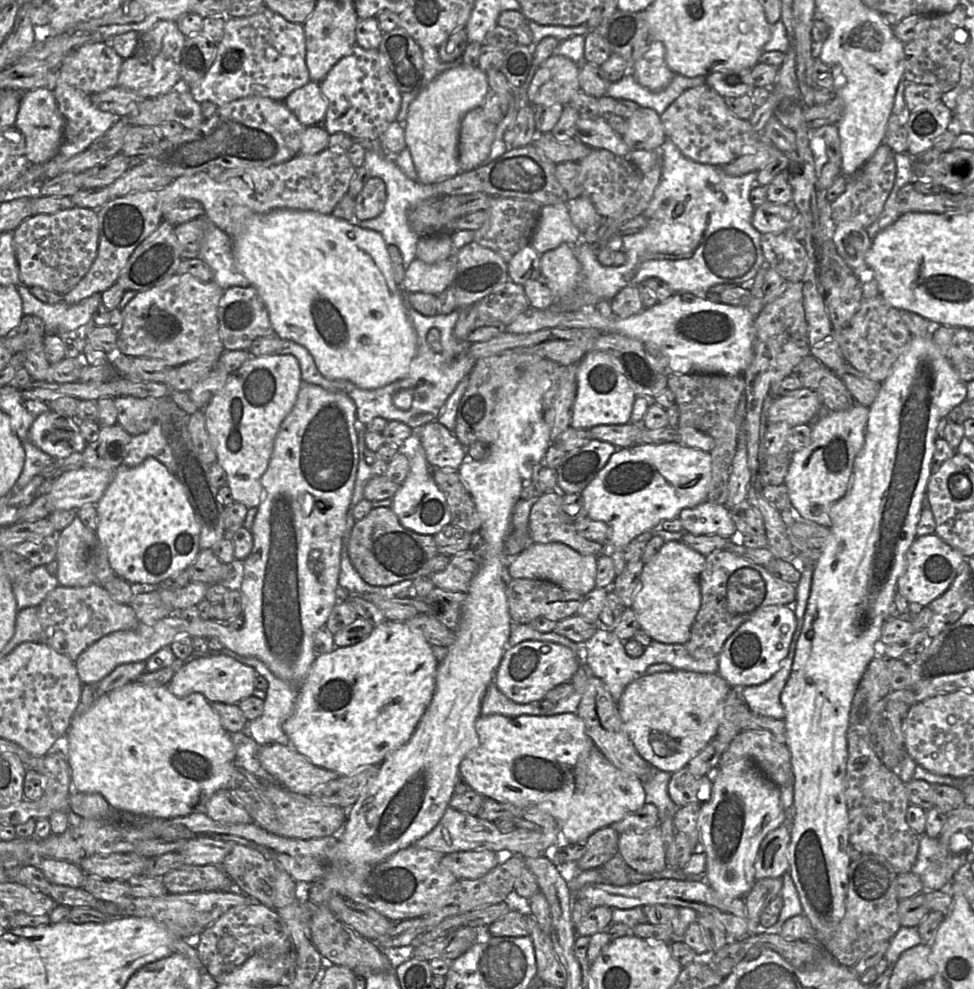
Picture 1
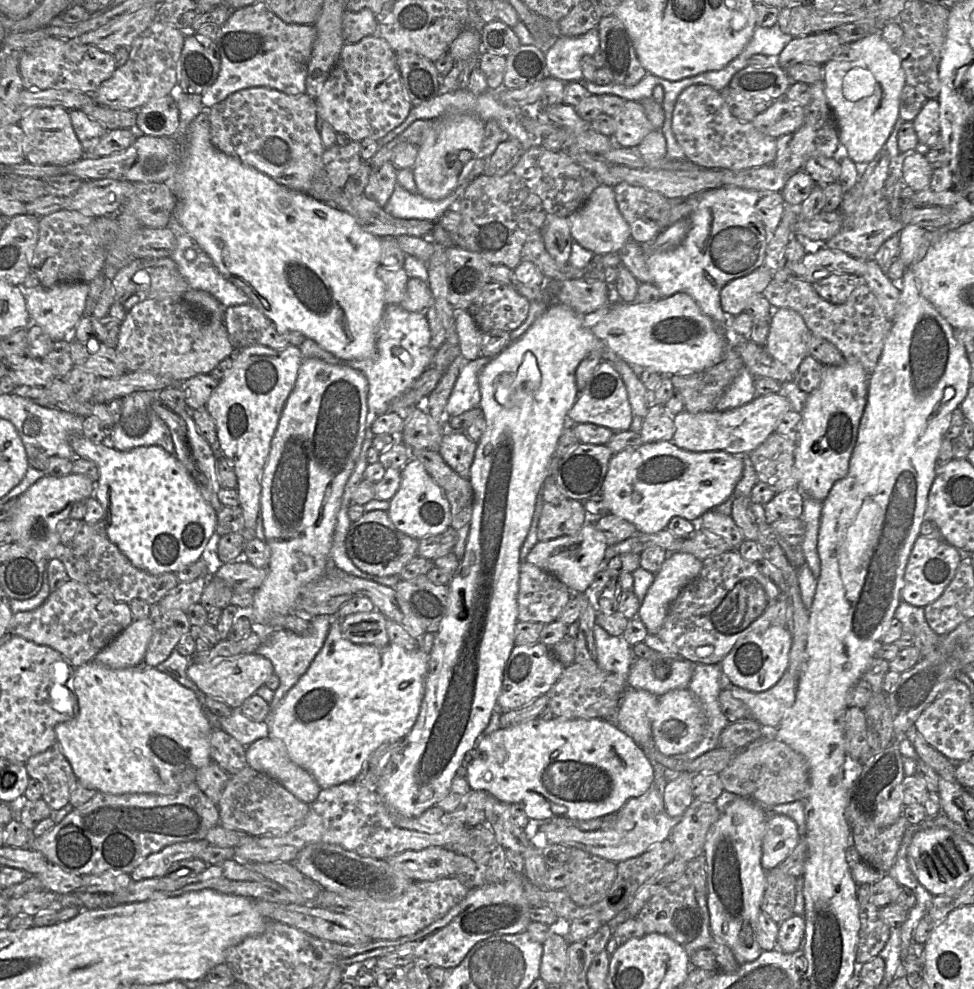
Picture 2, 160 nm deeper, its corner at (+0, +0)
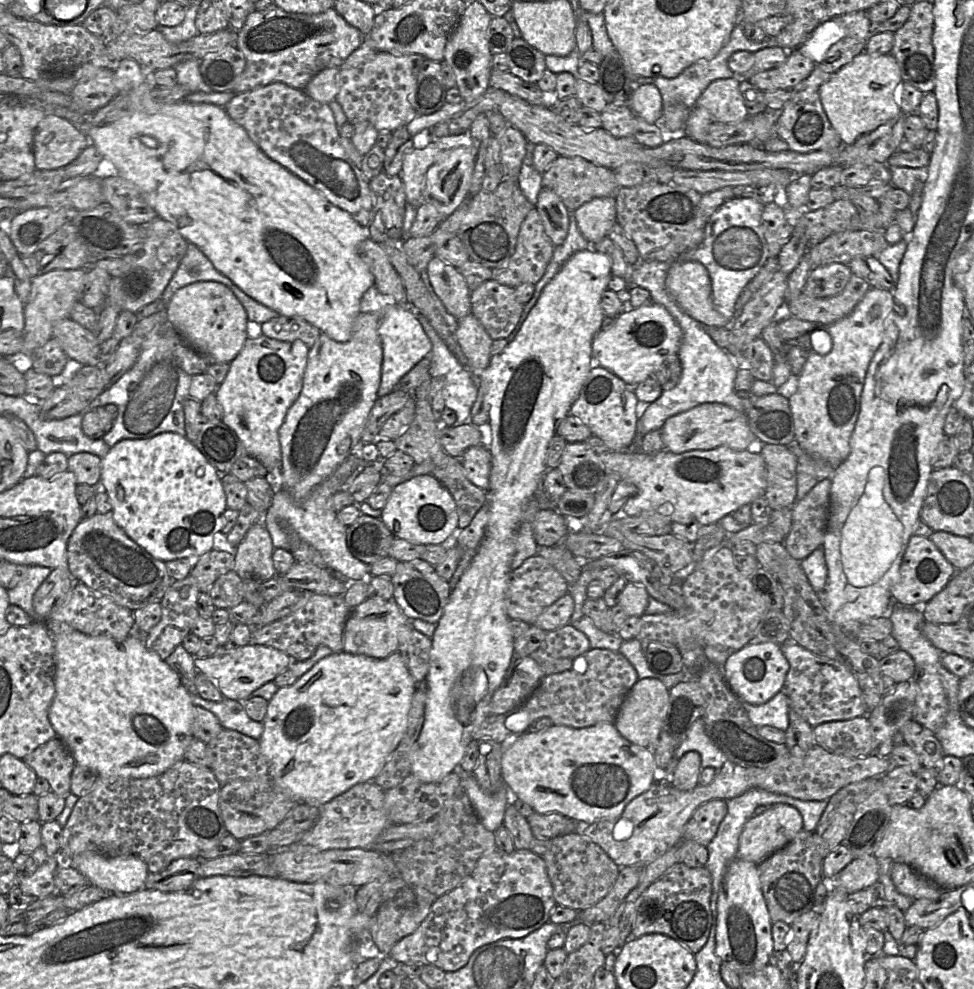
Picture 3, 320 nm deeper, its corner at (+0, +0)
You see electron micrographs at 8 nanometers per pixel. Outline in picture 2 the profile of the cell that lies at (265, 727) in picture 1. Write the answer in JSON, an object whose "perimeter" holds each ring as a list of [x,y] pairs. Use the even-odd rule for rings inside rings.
{"perimeter":[[[318,615],[310,622],[310,632],[305,636],[297,635],[291,631],[276,630],[264,638],[263,643],[255,651],[269,659],[273,665],[274,673],[279,677],[280,684],[274,692],[272,701],[269,704],[272,713],[285,698],[289,690],[298,682],[310,667],[312,661],[321,650],[327,638],[330,628],[330,618],[334,615]]]}

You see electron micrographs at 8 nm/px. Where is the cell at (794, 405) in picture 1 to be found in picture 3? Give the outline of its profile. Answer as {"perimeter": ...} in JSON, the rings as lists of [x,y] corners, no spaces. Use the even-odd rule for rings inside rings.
{"perimeter":[[[702,403],[669,417],[660,428],[665,450],[675,454],[691,450],[710,450],[728,447],[746,450],[756,440],[744,412],[721,403]]]}

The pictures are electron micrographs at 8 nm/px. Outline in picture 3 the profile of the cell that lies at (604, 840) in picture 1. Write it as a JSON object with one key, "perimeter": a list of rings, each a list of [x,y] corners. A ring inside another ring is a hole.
{"perimeter":[[[495,848],[479,859],[473,872],[454,890],[433,903],[430,913],[417,930],[397,942],[386,956],[403,963],[433,965],[447,972],[464,967],[472,953],[483,945],[505,938],[522,938],[549,921],[556,906],[553,887],[542,858],[529,850],[516,850],[510,854]]]}

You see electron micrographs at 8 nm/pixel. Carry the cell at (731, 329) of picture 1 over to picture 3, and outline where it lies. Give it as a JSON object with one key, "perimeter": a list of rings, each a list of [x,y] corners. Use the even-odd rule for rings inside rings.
{"perimeter":[[[659,304],[624,309],[599,330],[592,342],[594,365],[606,368],[629,386],[643,382],[672,354],[678,354],[682,331],[670,313]]]}

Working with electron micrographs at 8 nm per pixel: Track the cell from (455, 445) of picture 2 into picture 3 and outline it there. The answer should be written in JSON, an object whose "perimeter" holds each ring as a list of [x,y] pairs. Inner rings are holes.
{"perimeter":[[[482,445],[470,447],[462,454],[460,461],[470,482],[487,492],[491,472],[489,450]]]}

